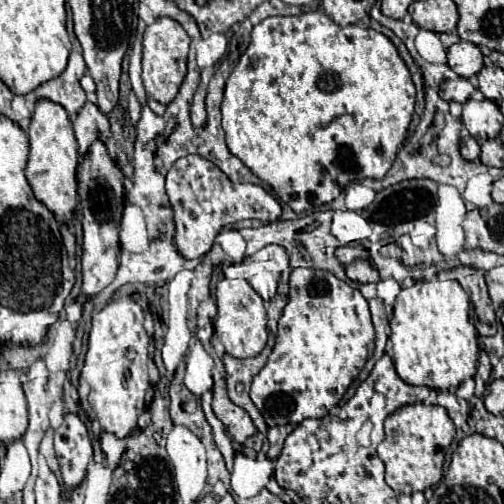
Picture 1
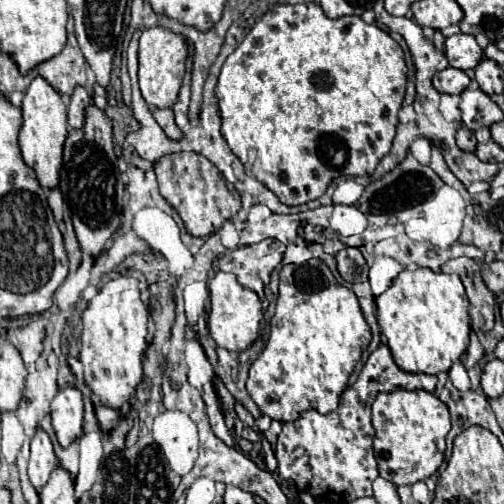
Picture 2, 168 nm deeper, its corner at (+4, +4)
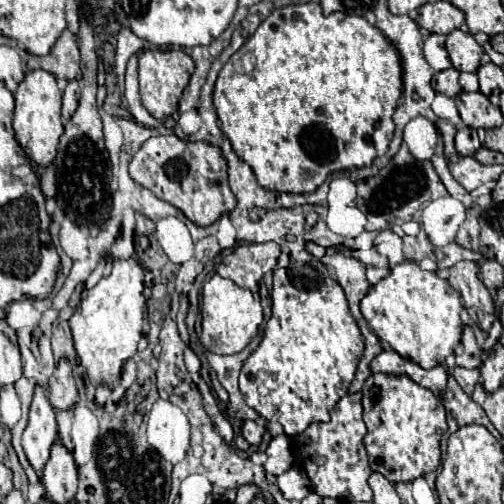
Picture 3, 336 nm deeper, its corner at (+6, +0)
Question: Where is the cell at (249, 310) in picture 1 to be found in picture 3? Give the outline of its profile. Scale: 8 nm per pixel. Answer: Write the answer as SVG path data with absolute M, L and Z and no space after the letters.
M218 274L208 278L202 288L202 334L200 342L214 354L236 354L244 350L262 324L262 306L250 290L236 286Z

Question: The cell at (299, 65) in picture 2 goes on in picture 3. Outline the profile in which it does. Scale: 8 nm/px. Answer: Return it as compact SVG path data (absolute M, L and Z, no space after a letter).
M308 2L308 4L300 4L300 6L282 8L280 12L274 10L258 26L254 36L250 36L246 40L246 44L235 52L230 60L224 64L224 68L220 70L218 80L216 80L216 88L214 88L214 106L216 106L220 128L222 128L224 136L230 140L238 158L244 160L254 170L256 180L262 188L274 190L274 192L306 194L306 192L314 192L332 172L372 166L376 156L382 156L384 152L388 152L388 144L390 144L392 134L394 134L392 114L396 110L400 94L402 94L402 66L400 66L400 58L398 58L396 48L392 48L388 44L386 36L376 26L370 26L366 22L366 18L362 18L362 16L350 16L350 14L342 14L342 12L334 12L330 16L324 16L320 10L320 4Z

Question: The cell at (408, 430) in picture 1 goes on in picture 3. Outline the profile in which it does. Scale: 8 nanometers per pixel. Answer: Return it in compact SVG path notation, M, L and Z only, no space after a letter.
M372 374L362 388L362 406L368 428L364 446L374 472L398 484L412 482L440 466L440 438L448 426L444 406L430 390L420 388L408 376Z

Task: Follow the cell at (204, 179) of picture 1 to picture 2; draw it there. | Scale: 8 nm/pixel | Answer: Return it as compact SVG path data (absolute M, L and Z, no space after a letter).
M174 152L166 154L154 164L154 172L158 178L160 194L176 208L180 218L186 224L186 230L192 236L208 236L214 234L224 220L230 220L240 210L240 194L238 190L224 180L222 172L210 164L202 154L196 152Z

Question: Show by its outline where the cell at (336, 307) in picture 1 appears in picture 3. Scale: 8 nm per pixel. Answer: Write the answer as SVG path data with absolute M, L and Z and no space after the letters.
M318 258L300 270L276 268L272 318L260 346L242 366L240 392L264 420L280 422L288 436L296 436L312 420L328 420L330 408L348 394L362 352L364 338L348 310L344 290Z

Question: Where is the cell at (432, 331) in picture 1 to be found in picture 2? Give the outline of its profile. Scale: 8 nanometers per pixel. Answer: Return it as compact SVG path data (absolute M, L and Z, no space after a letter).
M430 268L402 270L392 286L382 296L376 296L376 320L402 370L438 374L450 370L468 348L468 306L458 274L432 272Z

